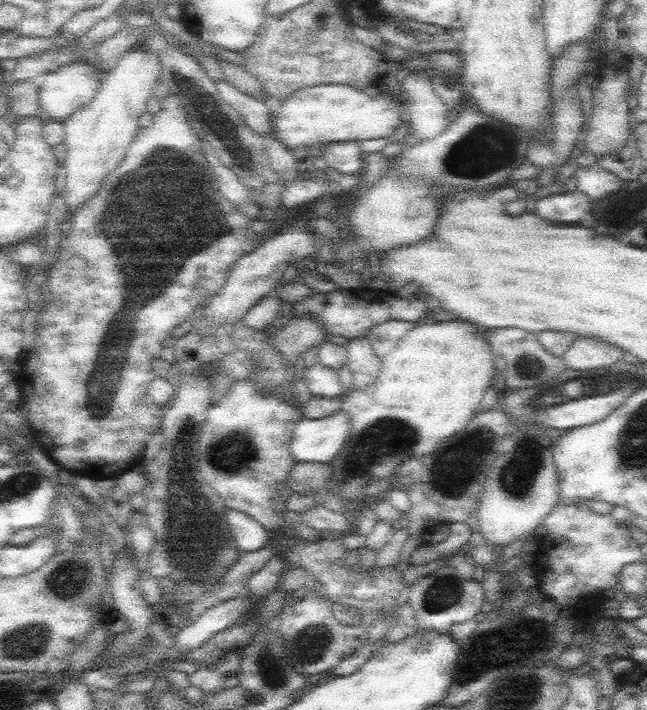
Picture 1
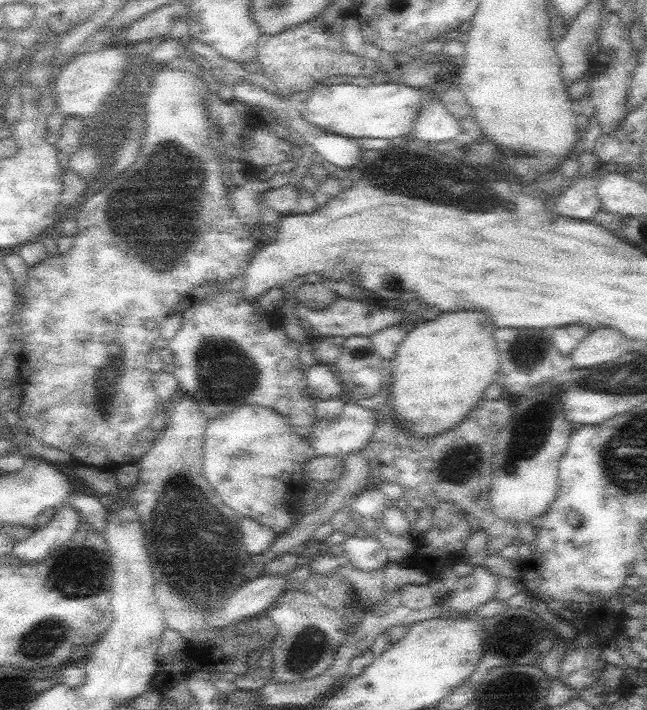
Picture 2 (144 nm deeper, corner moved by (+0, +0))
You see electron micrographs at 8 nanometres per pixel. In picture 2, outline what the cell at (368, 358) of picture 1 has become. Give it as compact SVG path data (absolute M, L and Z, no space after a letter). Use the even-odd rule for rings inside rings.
M351 336L343 342L343 350L339 360L333 364L337 376L343 382L343 392L345 392L345 402L347 404L357 404L363 408L369 408L371 412L375 412L379 416L379 426L373 432L373 436L369 438L365 450L365 458L367 464L371 468L371 478L377 478L383 484L397 484L403 488L403 500L407 502L407 506L413 506L415 512L423 512L423 508L437 508L439 504L453 504L455 508L459 508L459 512L463 512L469 518L477 518L479 524L479 532L485 532L485 554L487 556L499 556L499 552L505 546L517 544L517 526L515 524L505 524L505 520L497 520L497 516L491 512L489 508L489 490L491 490L491 458L493 458L493 448L497 442L497 436L503 428L507 428L513 412L511 406L507 404L507 400L501 396L499 400L485 400L481 398L479 404L475 406L475 410L471 410L467 414L467 420L463 420L457 428L451 428L451 444L433 444L431 440L419 440L413 438L409 432L399 430L399 424L393 424L391 420L391 408L387 404L389 400L389 380L391 380L391 364L389 360L381 358L371 344L369 336Z

